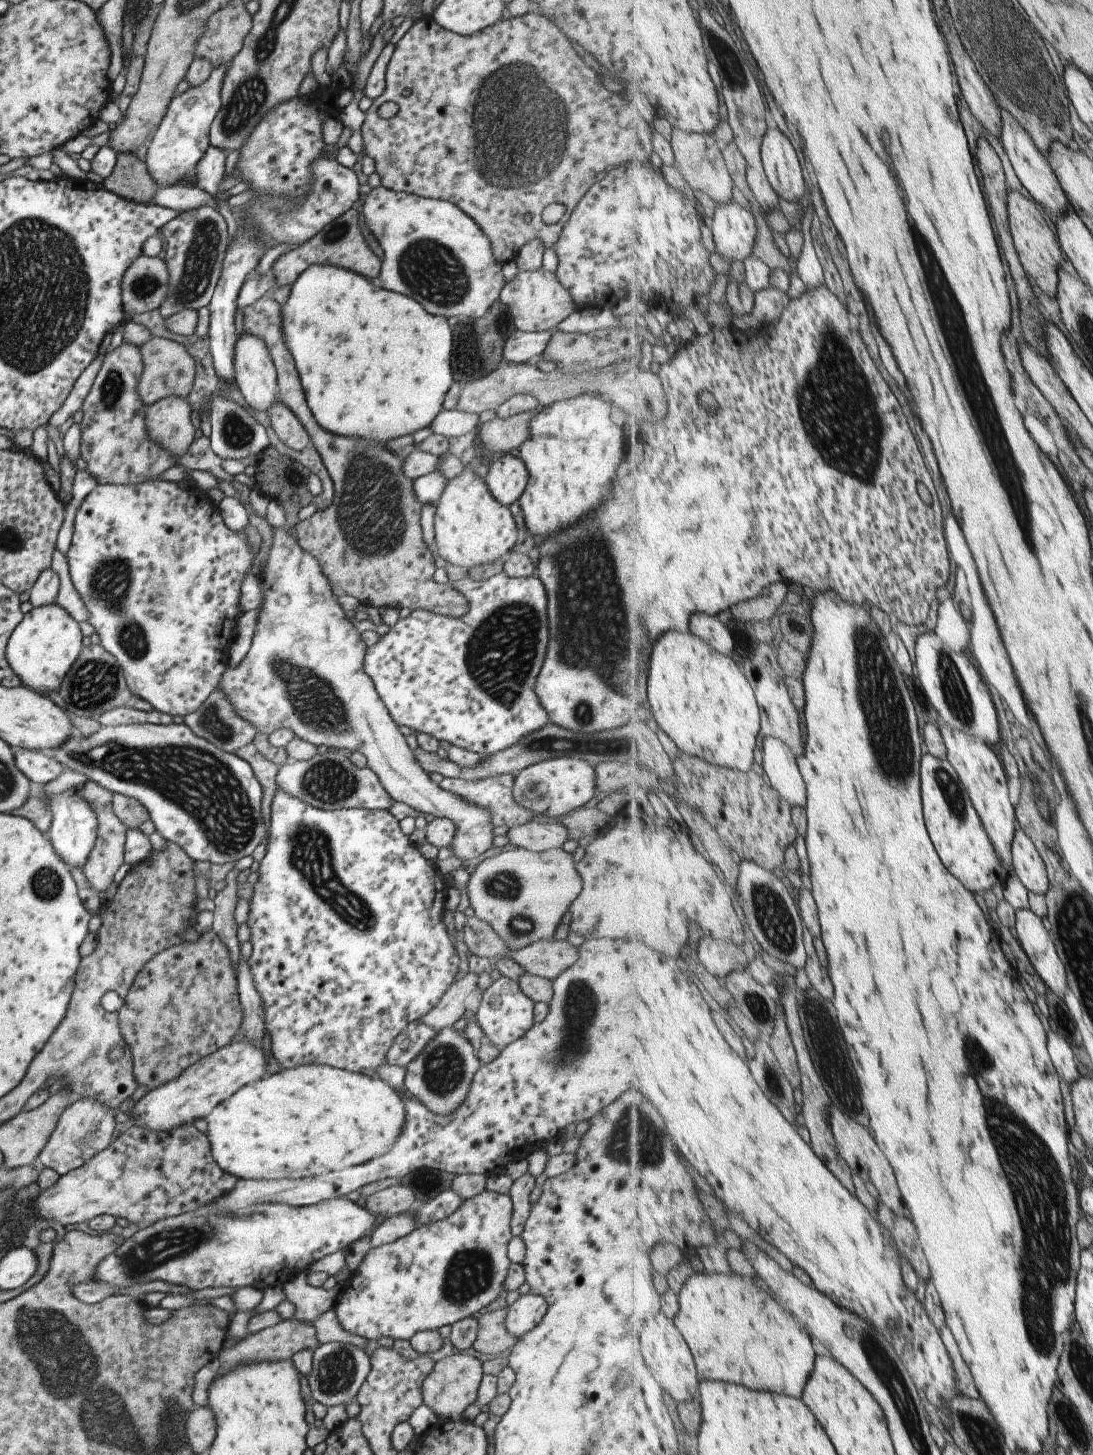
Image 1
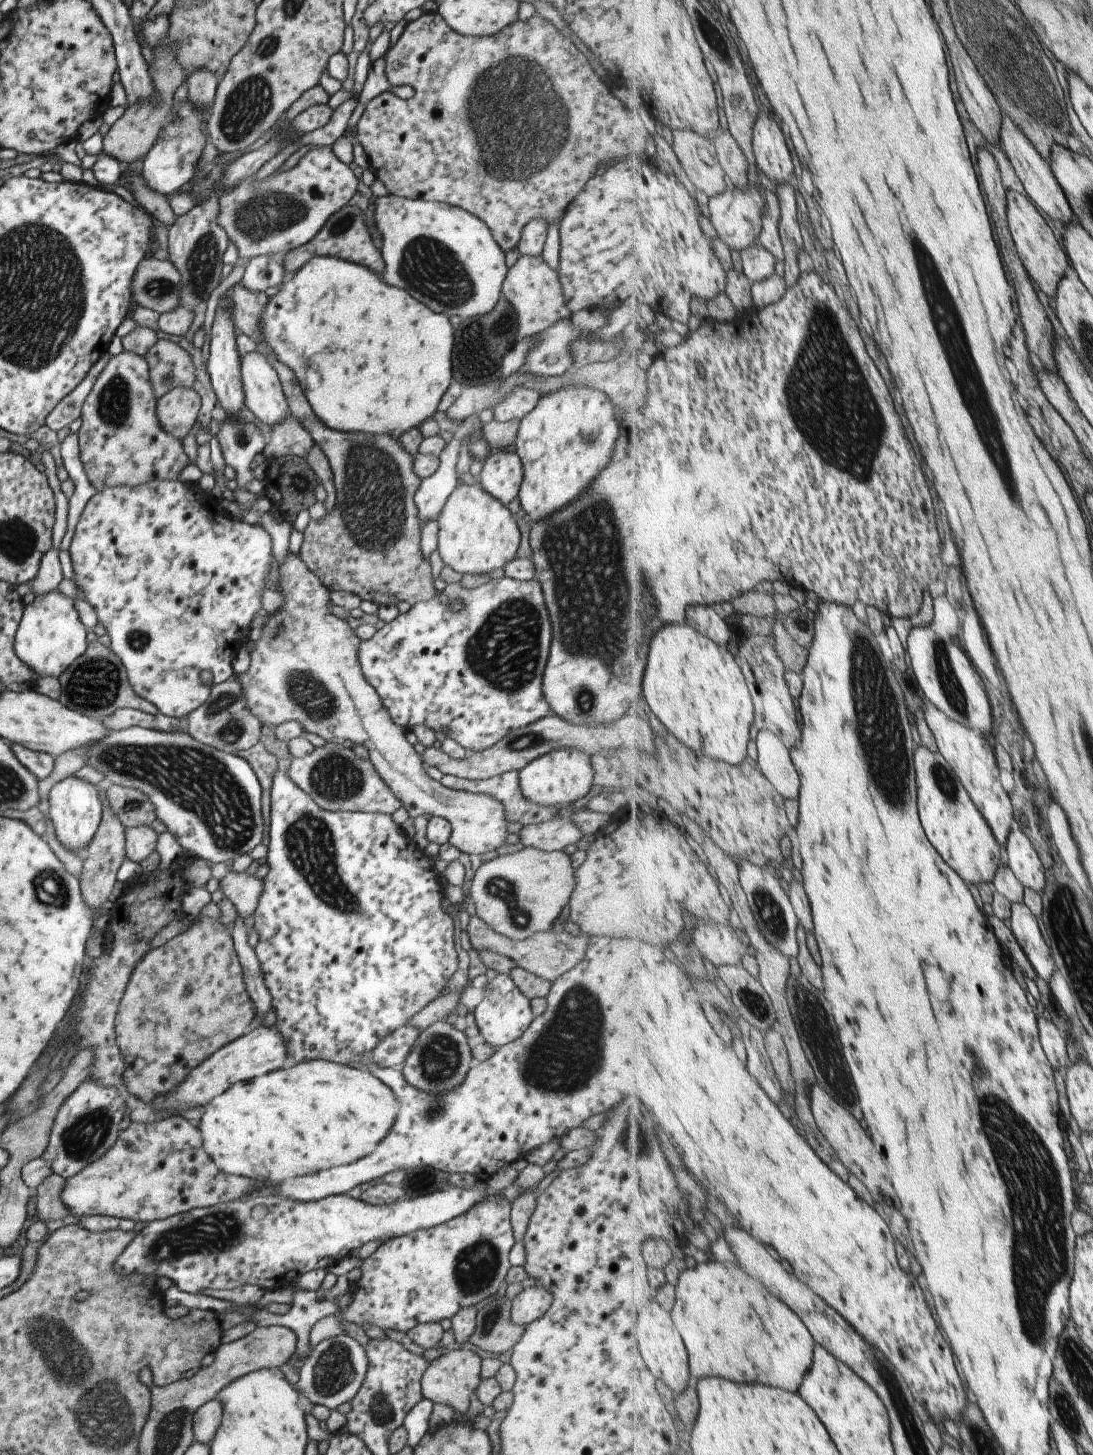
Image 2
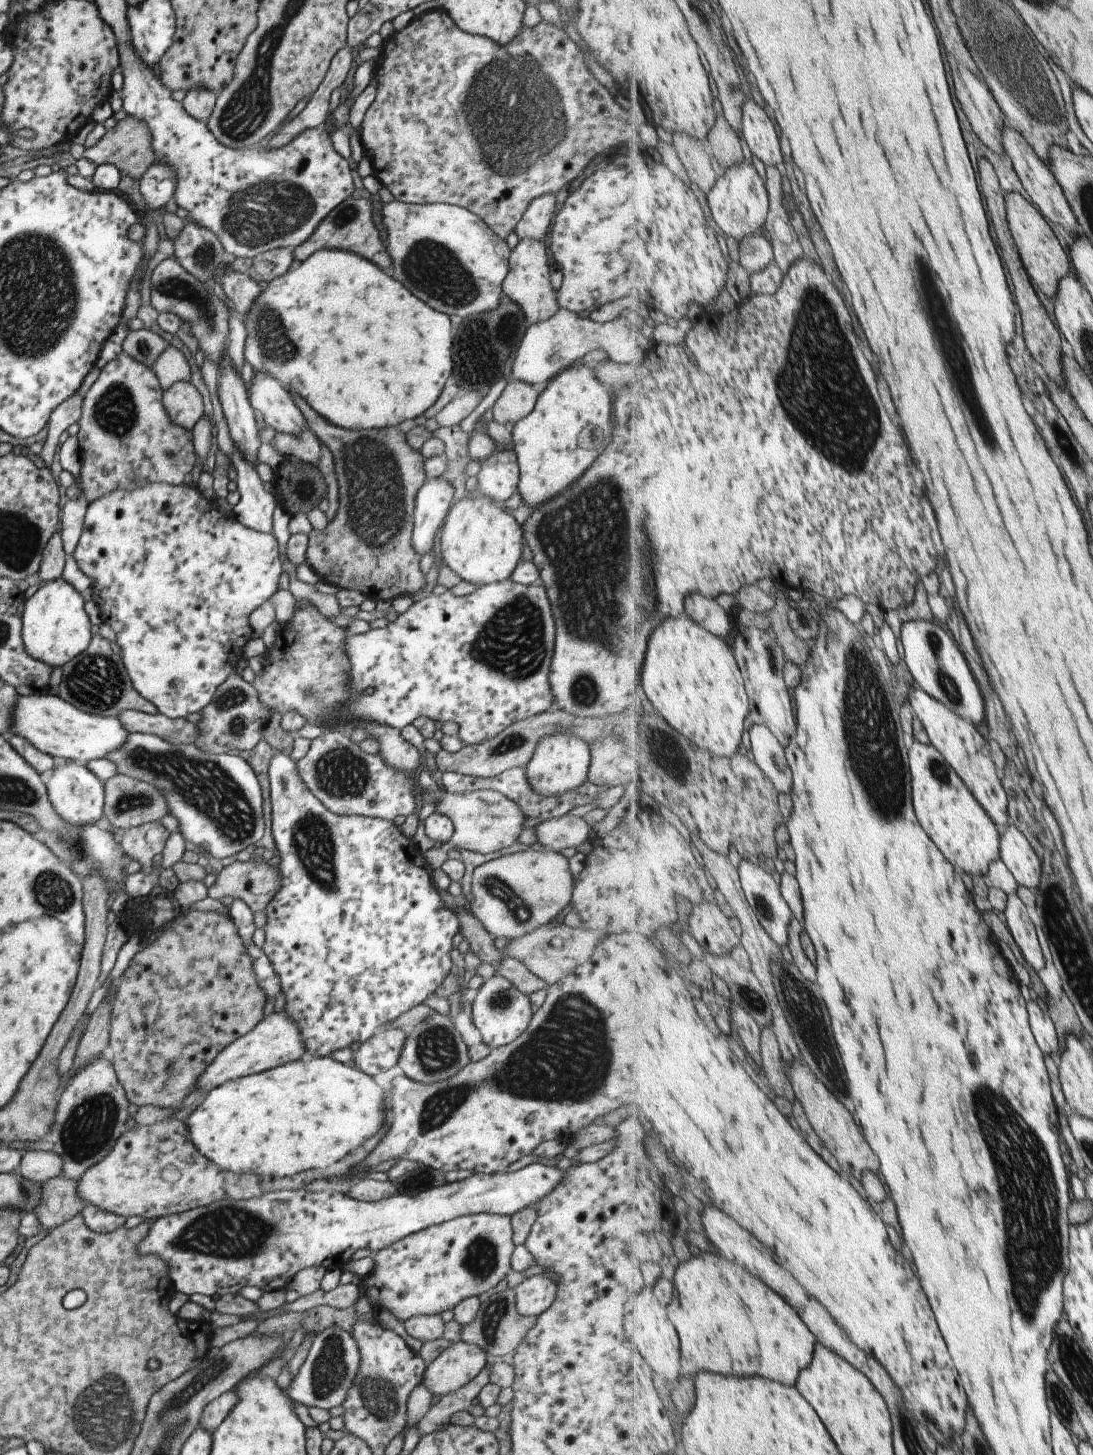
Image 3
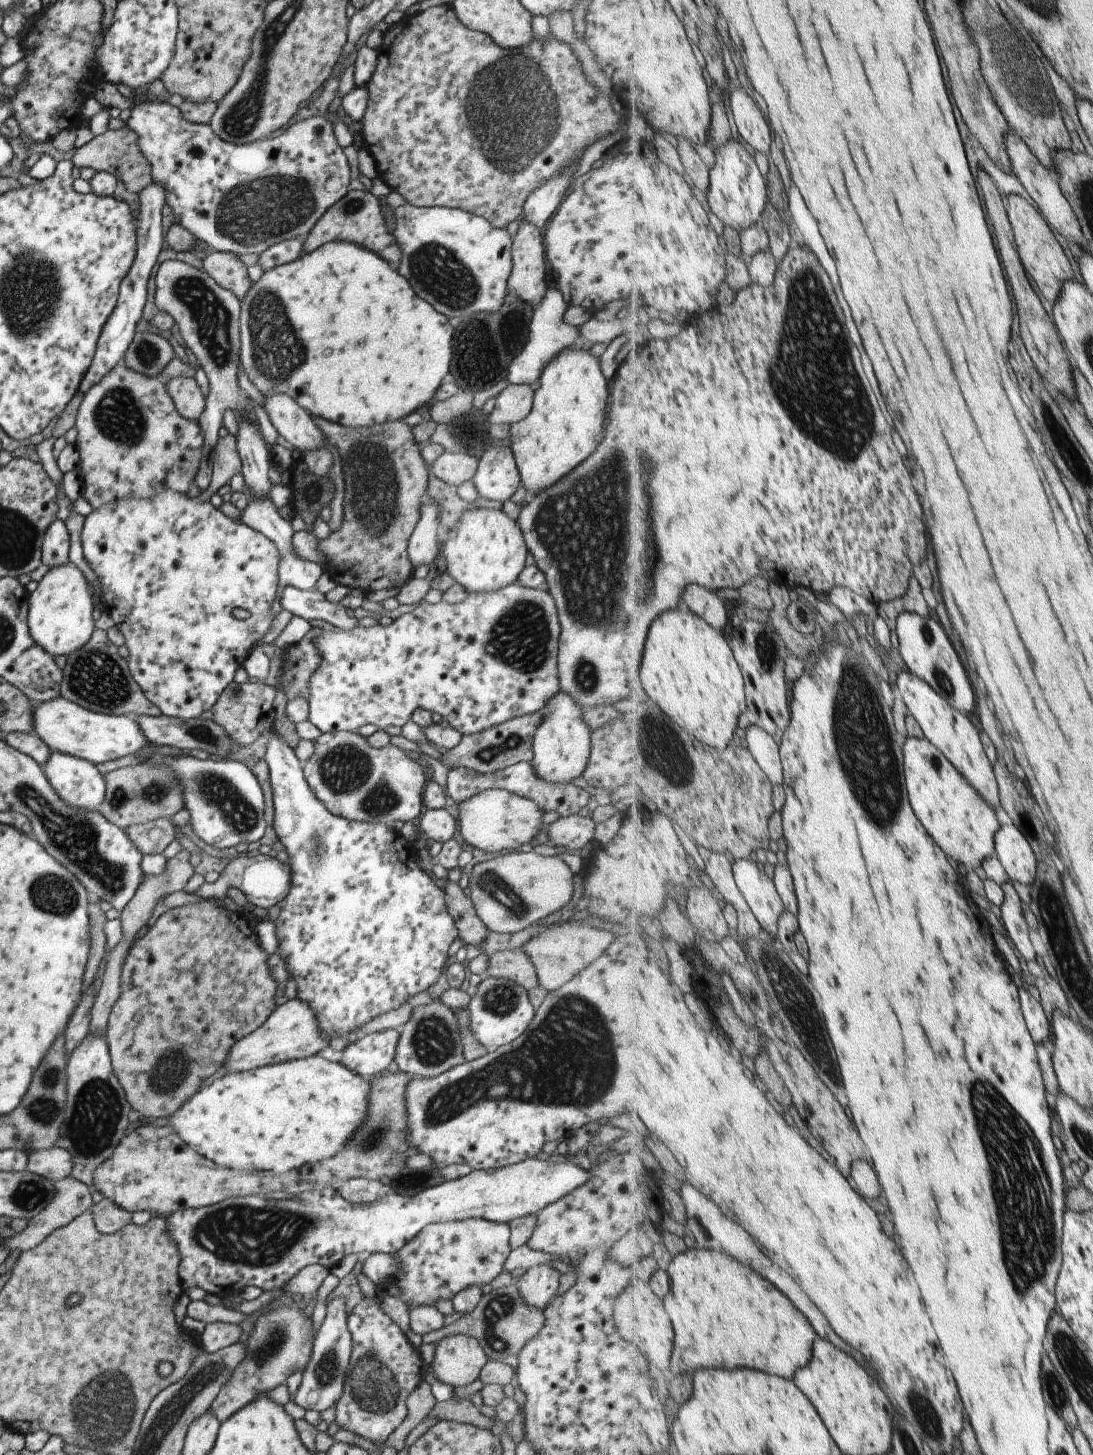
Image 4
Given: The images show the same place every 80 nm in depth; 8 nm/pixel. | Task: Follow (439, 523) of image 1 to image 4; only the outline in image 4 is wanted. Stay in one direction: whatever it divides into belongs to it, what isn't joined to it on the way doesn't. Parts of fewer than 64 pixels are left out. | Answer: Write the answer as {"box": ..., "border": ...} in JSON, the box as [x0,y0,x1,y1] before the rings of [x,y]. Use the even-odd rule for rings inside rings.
{"box":[439,504,528,593],"border":[[[470,504],[469,506],[461,511],[455,526],[451,527],[445,534],[443,546],[440,546],[439,552],[445,558],[446,571],[457,584],[460,584],[469,593],[496,591],[508,584],[515,583],[517,575],[524,567],[525,554],[528,552],[517,523],[498,509],[486,508],[485,505]]]}

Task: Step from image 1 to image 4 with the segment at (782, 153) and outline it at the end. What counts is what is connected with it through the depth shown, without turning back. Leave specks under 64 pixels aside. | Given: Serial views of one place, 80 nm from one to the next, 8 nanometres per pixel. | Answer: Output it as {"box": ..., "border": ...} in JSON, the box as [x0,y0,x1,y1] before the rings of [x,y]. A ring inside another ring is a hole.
{"box":[729,88,773,156],"border":[[[733,88],[729,101],[736,128],[743,142],[753,152],[769,156],[773,142],[771,128],[755,100],[745,90]]]}

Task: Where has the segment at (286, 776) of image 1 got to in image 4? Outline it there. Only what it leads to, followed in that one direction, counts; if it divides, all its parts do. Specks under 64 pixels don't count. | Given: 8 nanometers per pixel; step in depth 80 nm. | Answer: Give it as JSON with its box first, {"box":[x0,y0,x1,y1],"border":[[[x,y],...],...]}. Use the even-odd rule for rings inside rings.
{"box":[302,731,425,826],"border":[[[333,731],[321,733],[313,741],[313,752],[302,762],[302,773],[315,798],[331,813],[354,821],[383,823],[391,826],[392,822],[407,822],[413,820],[423,811],[422,787],[425,778],[417,761],[409,760],[406,752],[385,745],[374,749],[366,742],[366,738],[351,731]]]}

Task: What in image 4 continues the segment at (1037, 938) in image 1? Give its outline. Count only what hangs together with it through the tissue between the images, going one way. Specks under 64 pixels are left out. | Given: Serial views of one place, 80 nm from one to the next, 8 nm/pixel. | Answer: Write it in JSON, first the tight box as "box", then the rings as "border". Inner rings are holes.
{"box":[999,880,1040,963],"border":[[[1011,880],[1001,887],[1005,889],[1006,899],[999,906],[1001,908],[1000,919],[1007,929],[1008,937],[1025,961],[1040,963],[1037,950],[1035,950],[1035,946],[1031,942],[1031,936],[1029,936],[1030,924],[1025,918],[1026,910],[1024,909],[1022,898],[1015,890],[1015,885]]]}

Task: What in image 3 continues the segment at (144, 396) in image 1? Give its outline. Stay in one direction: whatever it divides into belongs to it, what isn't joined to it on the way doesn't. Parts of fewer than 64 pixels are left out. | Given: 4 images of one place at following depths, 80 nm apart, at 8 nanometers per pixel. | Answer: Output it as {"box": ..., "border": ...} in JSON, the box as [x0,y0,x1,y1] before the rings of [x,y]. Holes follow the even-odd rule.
{"box":[151,344,191,392],"border":[[[167,344],[166,349],[158,354],[151,367],[162,392],[173,383],[190,381],[191,373],[187,361],[182,352],[171,344]]]}

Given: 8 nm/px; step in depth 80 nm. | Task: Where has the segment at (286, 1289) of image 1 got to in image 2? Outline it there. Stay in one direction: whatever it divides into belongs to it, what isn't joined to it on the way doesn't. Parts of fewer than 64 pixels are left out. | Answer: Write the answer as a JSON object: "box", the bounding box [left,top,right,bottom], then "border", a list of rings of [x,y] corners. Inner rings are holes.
{"box":[217,1276,349,1360],"border":[[[341,1276],[341,1278],[336,1278],[336,1283],[332,1286],[331,1289],[323,1291],[320,1295],[317,1291],[312,1290],[303,1290],[299,1288],[295,1282],[290,1286],[293,1290],[293,1296],[291,1298],[290,1308],[282,1315],[272,1315],[265,1309],[259,1309],[257,1312],[251,1316],[245,1316],[243,1314],[238,1314],[236,1312],[220,1314],[217,1315],[218,1323],[220,1324],[220,1329],[225,1330],[243,1322],[244,1320],[251,1319],[253,1322],[256,1322],[257,1327],[266,1327],[269,1325],[281,1325],[285,1328],[288,1328],[290,1331],[293,1331],[296,1334],[295,1341],[295,1354],[297,1355],[298,1360],[306,1360],[309,1358],[313,1346],[308,1341],[308,1336],[310,1333],[310,1328],[320,1319],[327,1315],[335,1315],[338,1312],[338,1298],[343,1296],[347,1290],[349,1290],[349,1282],[346,1276]]]}

